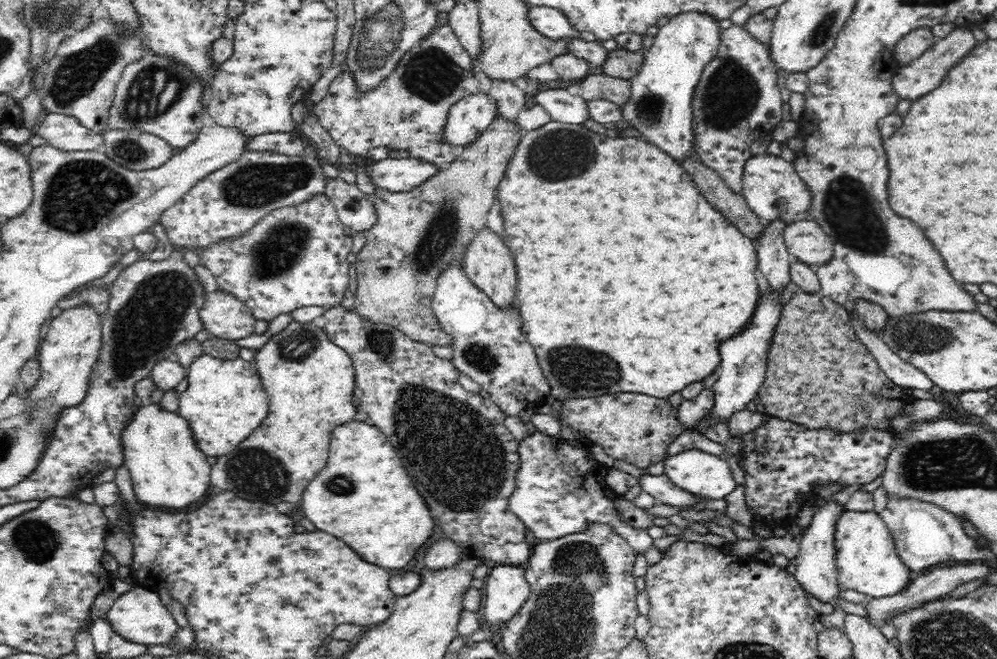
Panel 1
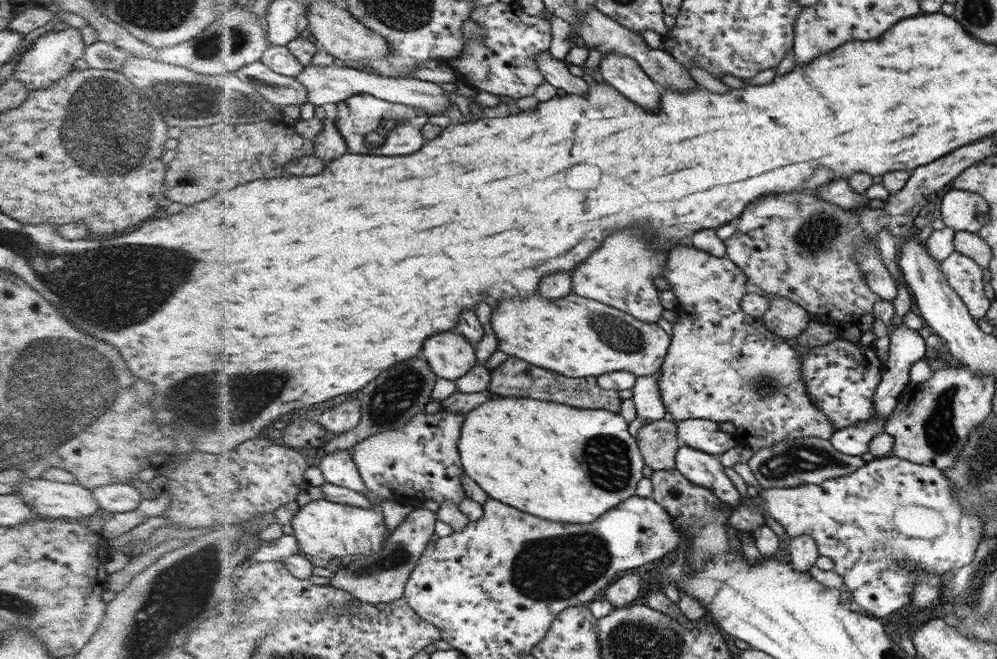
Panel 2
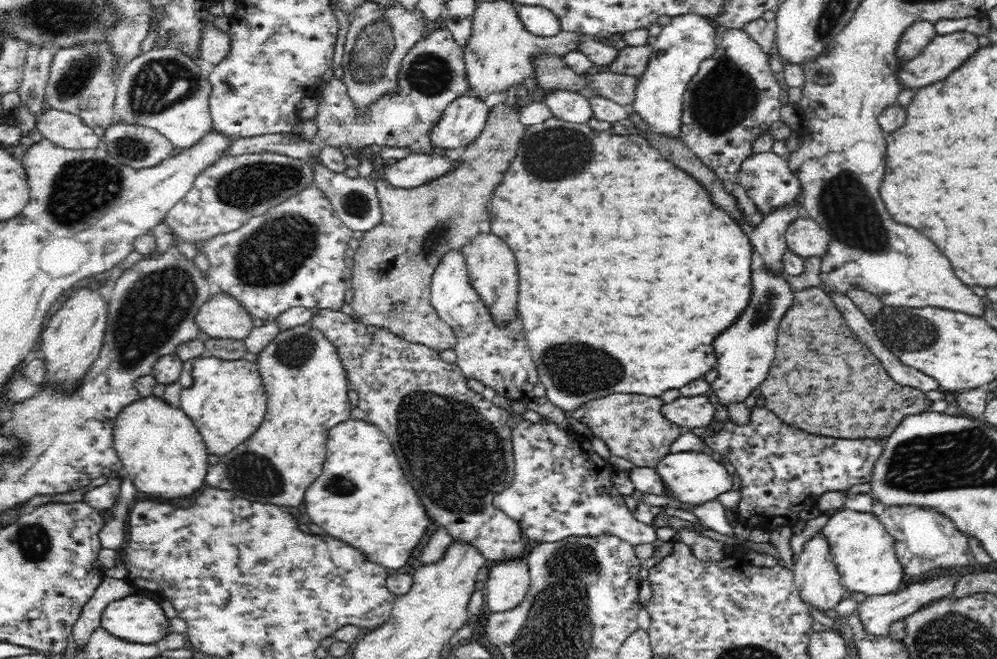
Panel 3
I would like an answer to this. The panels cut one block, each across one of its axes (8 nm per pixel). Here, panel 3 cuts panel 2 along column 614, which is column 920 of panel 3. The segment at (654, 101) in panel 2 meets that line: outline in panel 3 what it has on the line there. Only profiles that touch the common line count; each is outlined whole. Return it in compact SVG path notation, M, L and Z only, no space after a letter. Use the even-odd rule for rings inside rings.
M957 31L945 35L936 35L936 38L933 38L932 42L914 60L902 63L898 71L899 83L903 88L917 90L922 85L944 80L946 76L952 74L952 71L962 66L979 48L978 36L972 32Z

